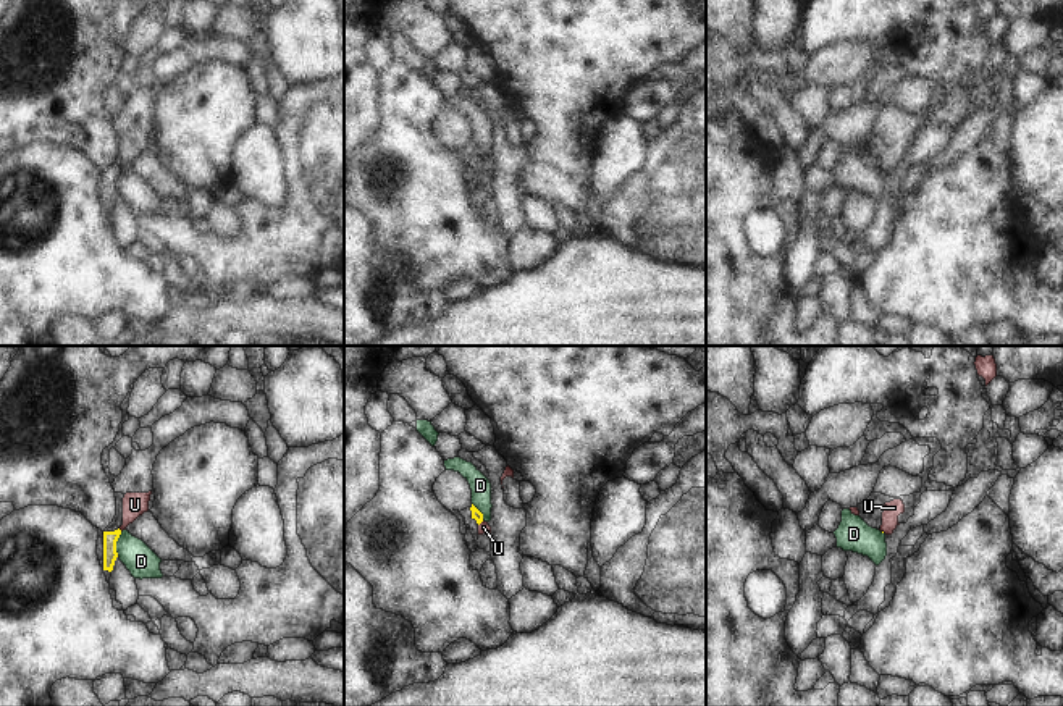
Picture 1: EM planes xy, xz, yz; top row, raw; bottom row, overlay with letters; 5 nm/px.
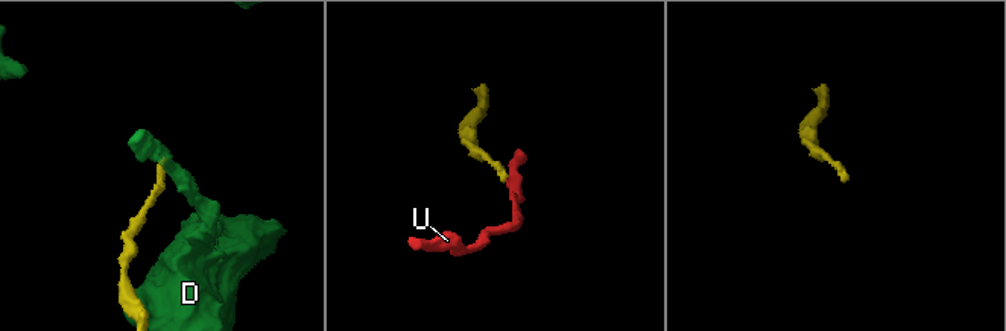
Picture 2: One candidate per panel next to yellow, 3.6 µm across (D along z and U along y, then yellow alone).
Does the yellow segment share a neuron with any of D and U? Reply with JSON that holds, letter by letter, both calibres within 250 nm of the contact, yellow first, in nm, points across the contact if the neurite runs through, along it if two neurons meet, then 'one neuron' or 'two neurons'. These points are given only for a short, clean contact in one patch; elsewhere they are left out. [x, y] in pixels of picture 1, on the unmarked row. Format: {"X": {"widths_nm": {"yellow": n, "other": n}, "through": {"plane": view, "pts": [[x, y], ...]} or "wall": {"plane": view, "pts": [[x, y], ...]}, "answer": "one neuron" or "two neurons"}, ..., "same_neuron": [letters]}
{"D": {"widths_nm": {"yellow": 70, "other": 160}, "wall": {"plane": "xy", "pts": [[121, 170], [117, 180], [117, 193]]}, "answer": "two neurons"}, "U": {"widths_nm": {"yellow": 50, "other": 60}, "through": {"plane": "xz", "pts": [[475, 152], [480, 160], [483, 165]]}, "answer": "one neuron"}, "same_neuron": ["U"]}

